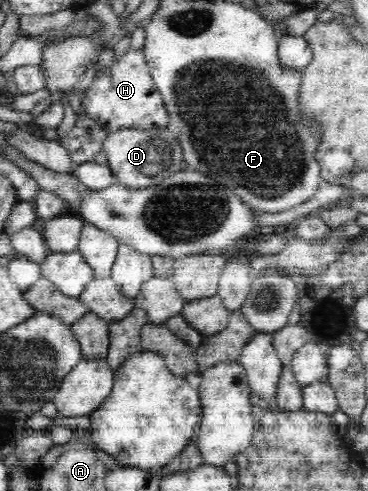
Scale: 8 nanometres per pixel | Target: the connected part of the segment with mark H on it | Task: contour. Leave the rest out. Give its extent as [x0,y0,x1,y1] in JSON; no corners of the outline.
[82,50,169,134]

